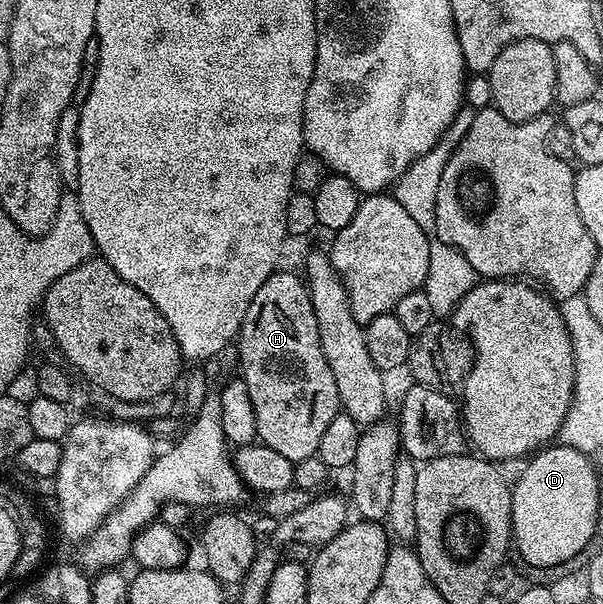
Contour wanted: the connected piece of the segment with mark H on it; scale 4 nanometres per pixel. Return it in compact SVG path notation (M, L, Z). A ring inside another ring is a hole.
M277 269L266 284L258 288L254 300L250 300L250 308L246 308L238 335L238 370L250 391L250 404L254 404L257 439L274 448L274 452L286 456L286 460L298 463L316 457L316 449L326 427L336 414L341 413L342 407L338 384L334 384L334 372L330 372L330 364L326 364L326 356L322 352L318 320L314 316L314 304L305 279L299 273L291 274L284 269Z

